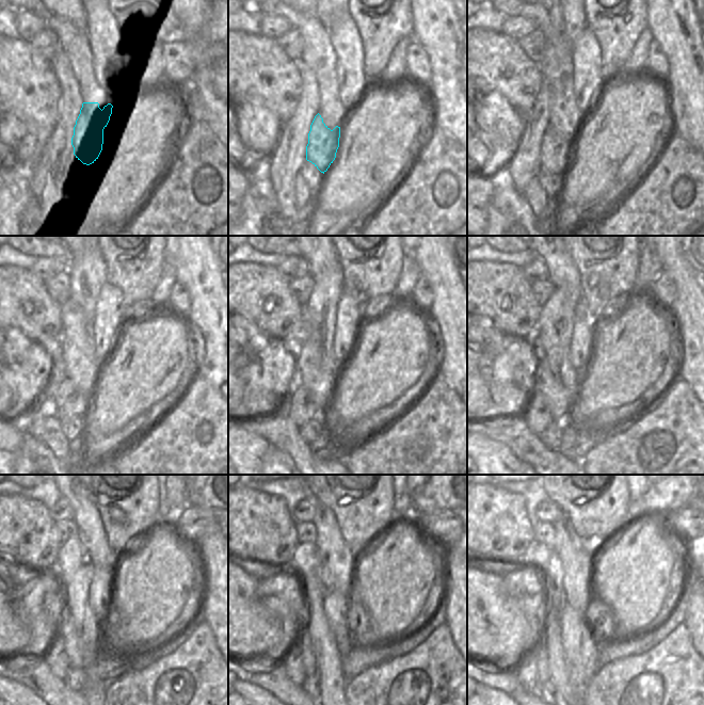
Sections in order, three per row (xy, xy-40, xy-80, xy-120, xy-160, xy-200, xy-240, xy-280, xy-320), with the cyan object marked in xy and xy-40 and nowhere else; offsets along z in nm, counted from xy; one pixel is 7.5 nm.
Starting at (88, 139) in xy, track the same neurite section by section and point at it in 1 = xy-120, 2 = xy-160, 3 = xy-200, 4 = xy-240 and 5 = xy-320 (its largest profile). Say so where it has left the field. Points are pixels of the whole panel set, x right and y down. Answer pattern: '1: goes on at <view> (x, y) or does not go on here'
1: goes on at xy-120 (68, 401)
2: goes on at xy-160 (302, 409)
3: goes on at xy-200 (538, 414)
4: goes on at xy-240 (57, 656)
5: goes on at xy-320 (527, 676)

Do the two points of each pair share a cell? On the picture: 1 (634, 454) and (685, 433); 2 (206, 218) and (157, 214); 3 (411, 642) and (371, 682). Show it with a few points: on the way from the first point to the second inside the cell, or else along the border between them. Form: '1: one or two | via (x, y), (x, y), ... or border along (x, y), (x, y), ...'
1: one | via (638, 438), (654, 428), (669, 430)
2: one | via (194, 214), (169, 214)
3: two | border along (419, 644), (400, 656), (395, 656), (373, 666)

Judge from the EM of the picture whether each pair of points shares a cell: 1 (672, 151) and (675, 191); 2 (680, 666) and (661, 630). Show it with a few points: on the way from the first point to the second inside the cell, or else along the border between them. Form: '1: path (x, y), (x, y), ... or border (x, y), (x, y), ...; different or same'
1: path (675, 161), (675, 181); same
2: border (683, 622), (644, 652); different

